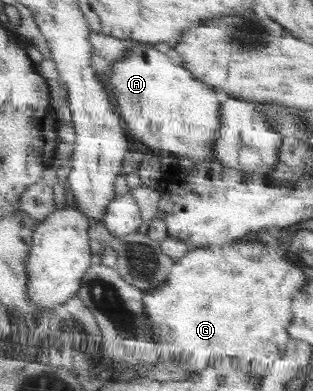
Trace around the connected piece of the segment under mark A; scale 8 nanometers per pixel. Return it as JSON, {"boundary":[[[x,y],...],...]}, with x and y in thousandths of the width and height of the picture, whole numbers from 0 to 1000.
{"boundary":[[[441,113],[383,156],[361,159],[351,197],[339,205],[348,233],[374,248],[383,292],[415,338],[454,368],[527,394],[559,394],[610,407],[620,419],[690,409],[690,358],[700,355],[712,309],[719,251],[700,233],[633,205],[601,171],[559,164],[534,136],[486,113]]]}

